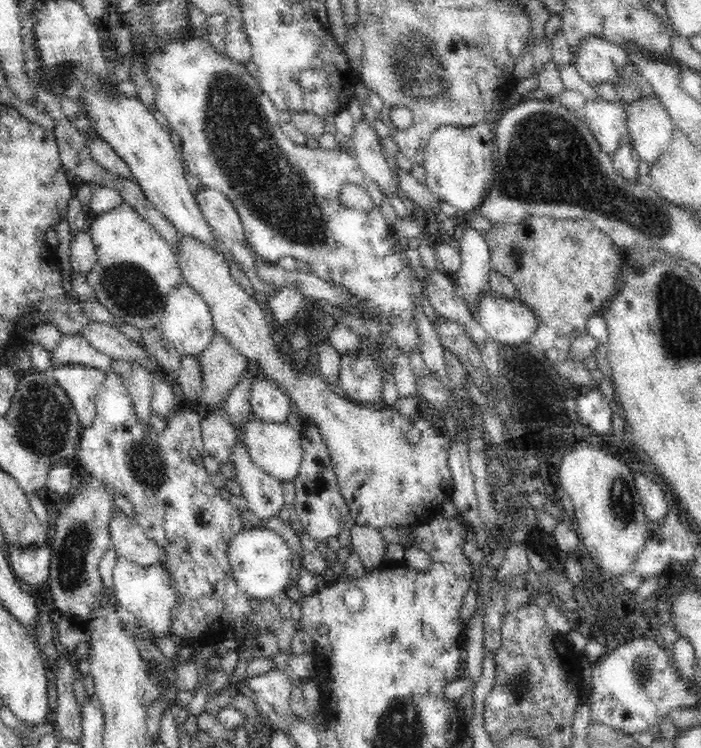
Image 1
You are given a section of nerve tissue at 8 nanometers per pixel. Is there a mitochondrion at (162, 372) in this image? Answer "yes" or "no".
no

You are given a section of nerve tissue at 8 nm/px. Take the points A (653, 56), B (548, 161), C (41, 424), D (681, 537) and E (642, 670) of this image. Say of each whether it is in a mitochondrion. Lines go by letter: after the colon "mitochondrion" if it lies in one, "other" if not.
A: other
B: mitochondrion
C: mitochondrion
D: other
E: mitochondrion

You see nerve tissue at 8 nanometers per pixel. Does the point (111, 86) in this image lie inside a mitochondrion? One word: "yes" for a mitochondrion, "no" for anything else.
no

